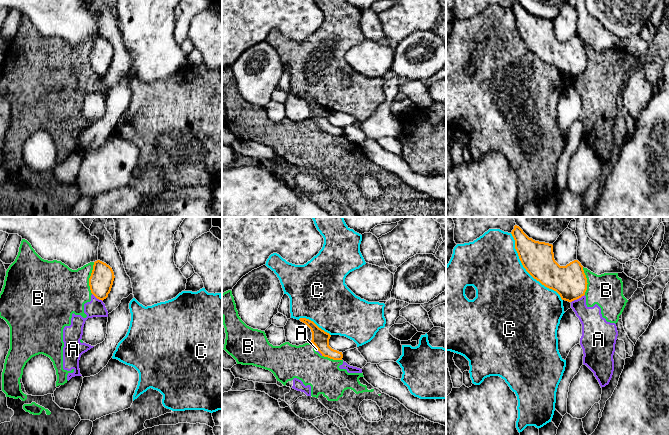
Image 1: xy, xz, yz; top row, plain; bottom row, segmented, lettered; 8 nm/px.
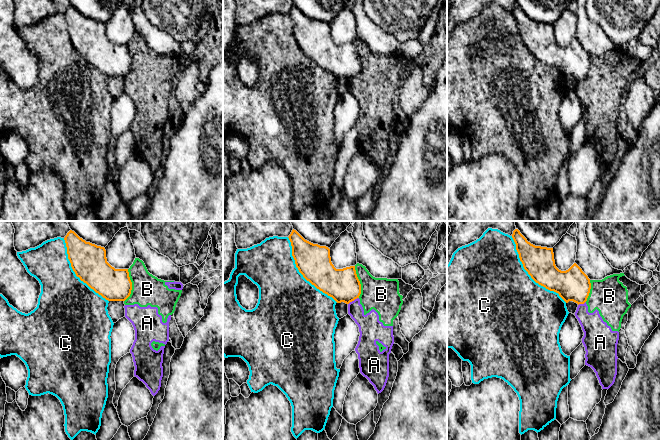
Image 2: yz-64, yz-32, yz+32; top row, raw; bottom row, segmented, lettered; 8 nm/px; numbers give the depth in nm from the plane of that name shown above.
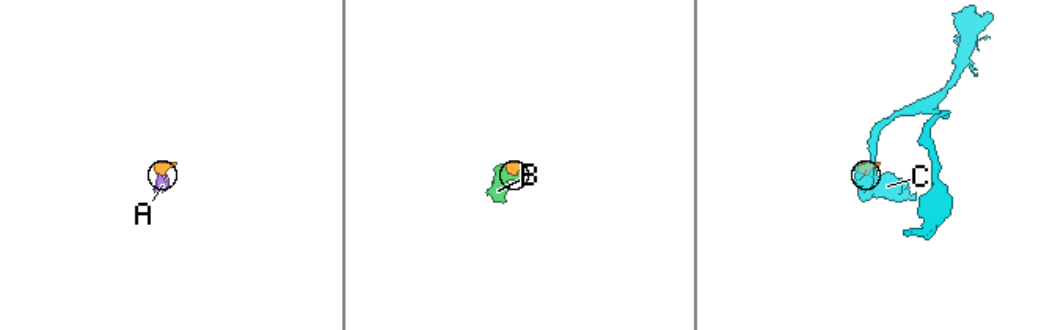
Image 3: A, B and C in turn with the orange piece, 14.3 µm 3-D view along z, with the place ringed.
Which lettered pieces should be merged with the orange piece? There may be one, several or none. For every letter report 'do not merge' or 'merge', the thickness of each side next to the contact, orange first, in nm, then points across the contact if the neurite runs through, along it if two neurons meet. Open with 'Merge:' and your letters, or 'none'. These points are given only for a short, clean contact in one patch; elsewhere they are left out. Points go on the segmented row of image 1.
Merge: none
A: do not merge | 260/190 nm | along yz (584, 294), (571, 302)
B: do not merge | 190/400 nm | along xy (94, 262), (89, 277), (91, 293)
C: do not merge | 260/500 nm

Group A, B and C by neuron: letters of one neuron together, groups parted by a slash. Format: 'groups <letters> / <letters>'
groups A B / C

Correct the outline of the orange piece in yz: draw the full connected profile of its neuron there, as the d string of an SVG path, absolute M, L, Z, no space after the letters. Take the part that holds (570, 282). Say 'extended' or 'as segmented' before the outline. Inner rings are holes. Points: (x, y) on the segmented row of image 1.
as segmented; M517 225L511 234L523 267L534 279L556 291L562 300L568 302L585 295L588 283L578 260L560 266L554 259L552 244L529 238Z

